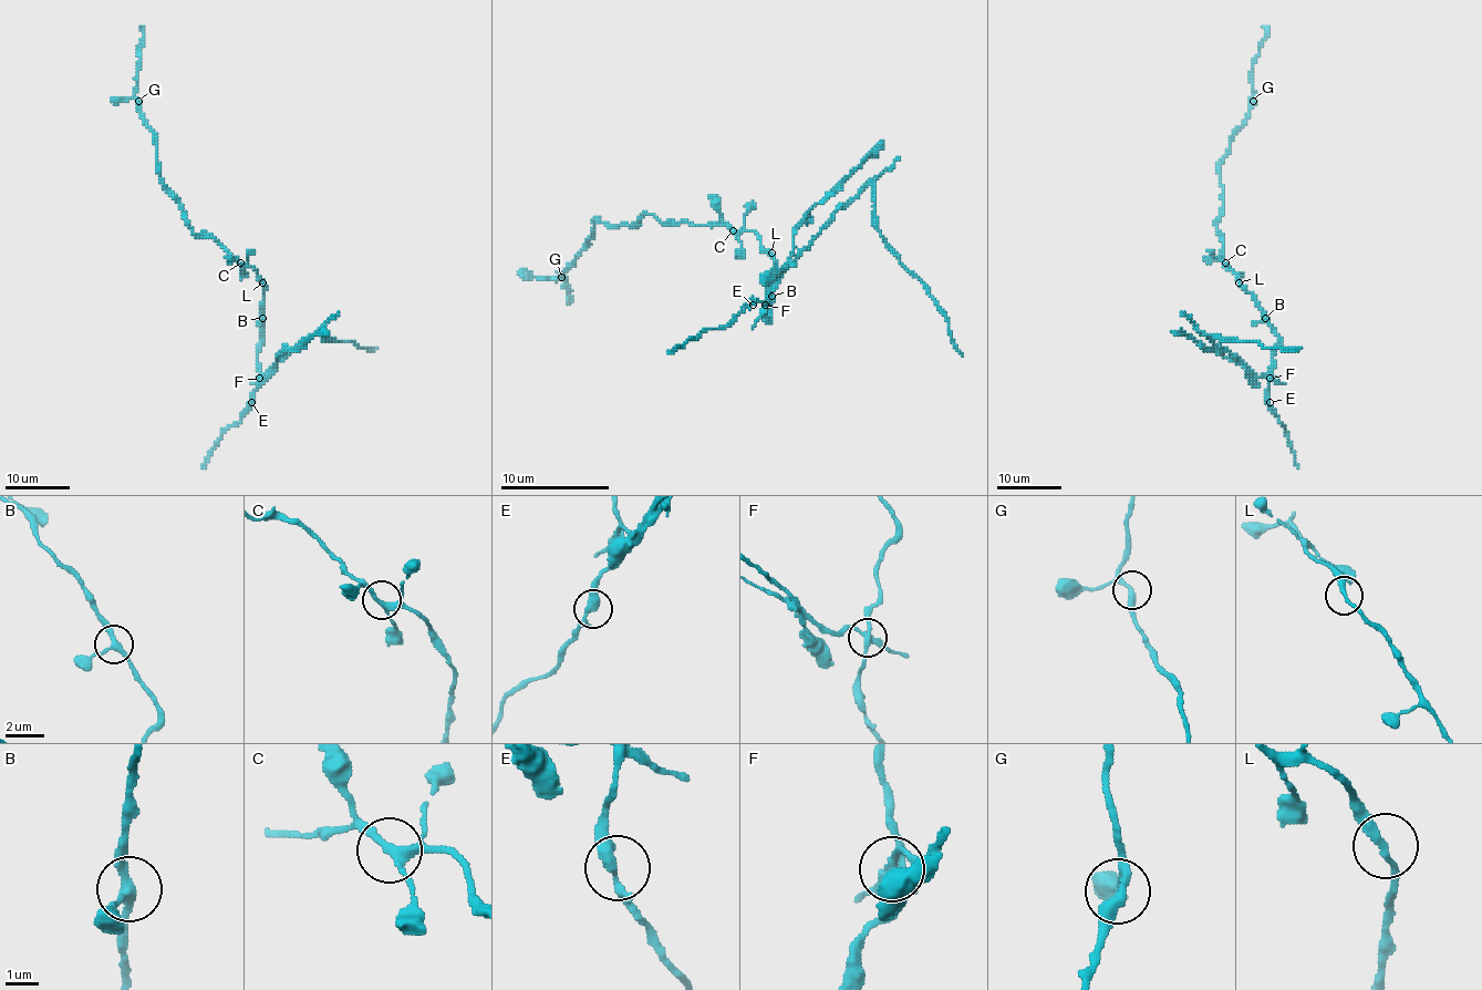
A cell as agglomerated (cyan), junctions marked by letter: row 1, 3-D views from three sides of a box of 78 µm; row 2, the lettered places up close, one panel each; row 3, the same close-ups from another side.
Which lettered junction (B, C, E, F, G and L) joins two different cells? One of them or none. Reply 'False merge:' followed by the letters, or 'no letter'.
False merge: F

